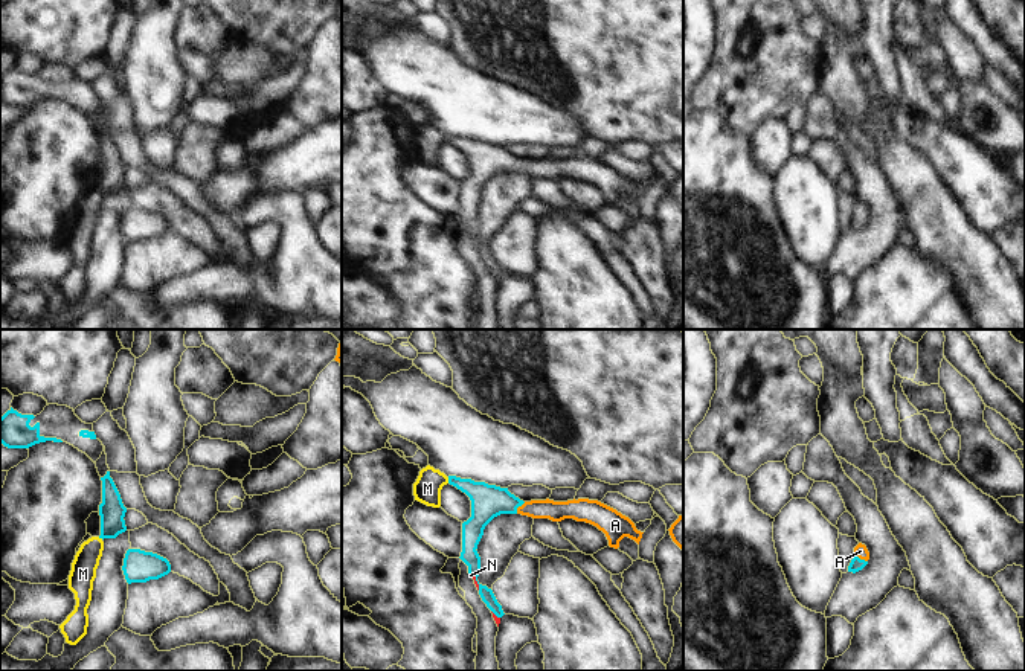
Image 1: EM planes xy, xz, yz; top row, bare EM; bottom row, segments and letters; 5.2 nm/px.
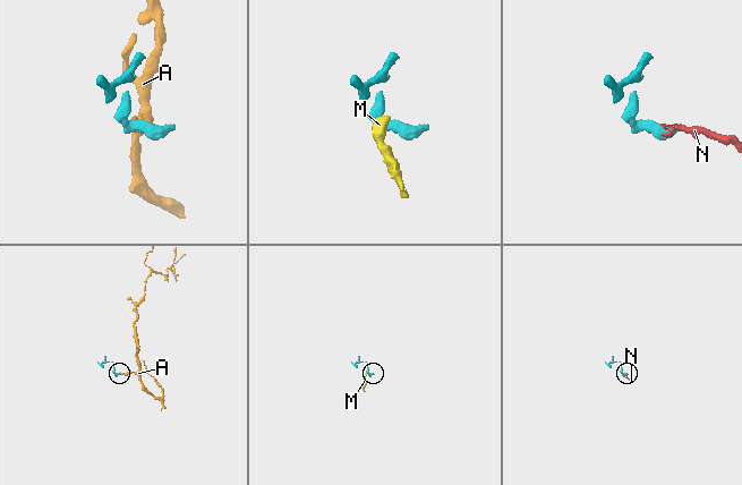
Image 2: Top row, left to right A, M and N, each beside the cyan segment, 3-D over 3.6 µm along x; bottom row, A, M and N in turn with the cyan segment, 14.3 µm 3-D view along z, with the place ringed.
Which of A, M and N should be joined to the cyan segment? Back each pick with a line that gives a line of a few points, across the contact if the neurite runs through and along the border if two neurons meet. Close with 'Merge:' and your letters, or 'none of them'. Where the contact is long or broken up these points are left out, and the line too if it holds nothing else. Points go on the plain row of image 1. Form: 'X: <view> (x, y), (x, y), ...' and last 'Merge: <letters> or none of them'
A: xz (487, 159), (519, 163), (555, 170)
N: xz (472, 191), (470, 215), (476, 238), (470, 234)
Merge: A, N

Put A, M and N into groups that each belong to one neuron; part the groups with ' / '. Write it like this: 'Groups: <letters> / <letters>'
Groups: A N / M.

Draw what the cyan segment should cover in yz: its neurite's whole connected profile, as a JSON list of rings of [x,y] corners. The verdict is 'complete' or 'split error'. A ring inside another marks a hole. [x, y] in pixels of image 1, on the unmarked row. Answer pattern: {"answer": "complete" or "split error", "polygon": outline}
{"answer": "split error", "polygon": [[[859,201],[854,206],[854,215],[848,224],[848,230],[856,232],[856,230],[862,229],[868,223],[868,218],[869,218],[869,210],[868,210],[866,204]]]}

